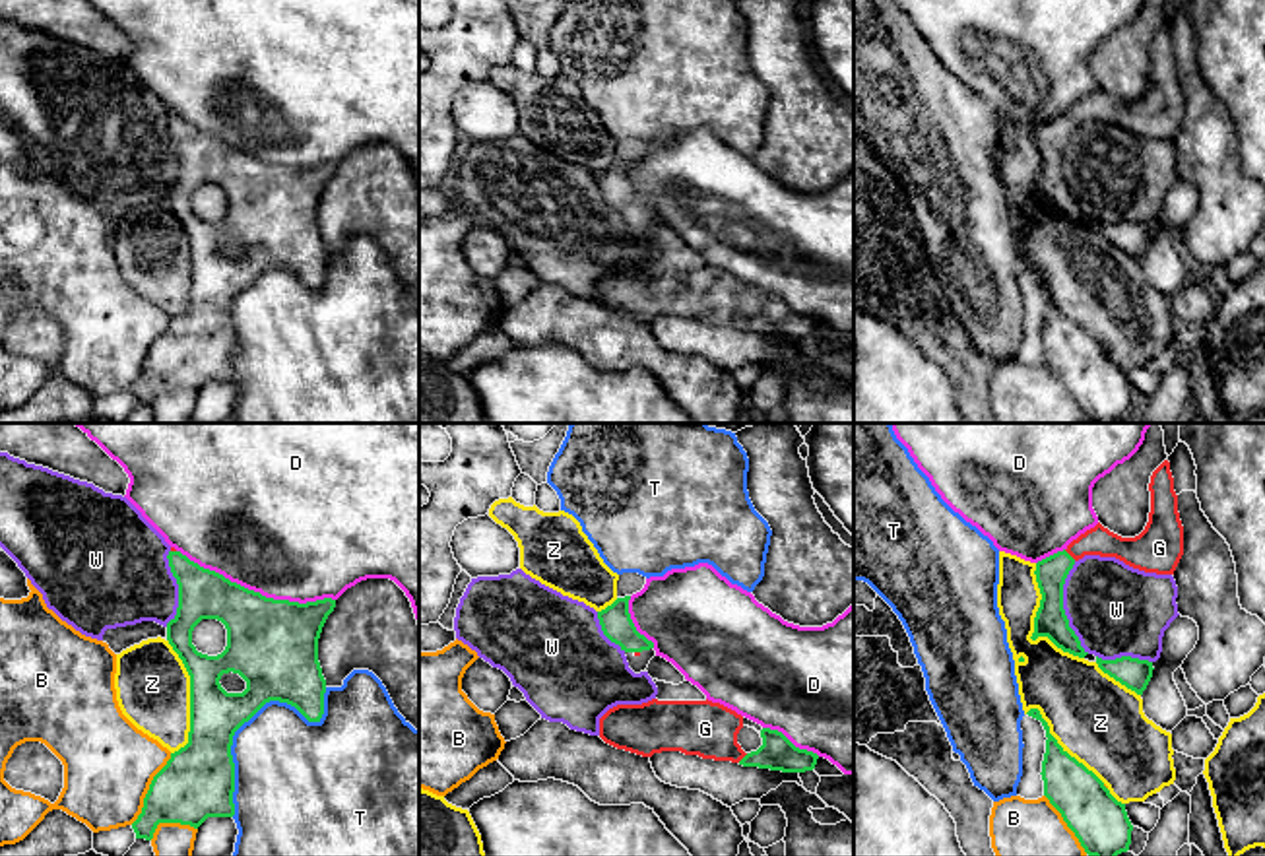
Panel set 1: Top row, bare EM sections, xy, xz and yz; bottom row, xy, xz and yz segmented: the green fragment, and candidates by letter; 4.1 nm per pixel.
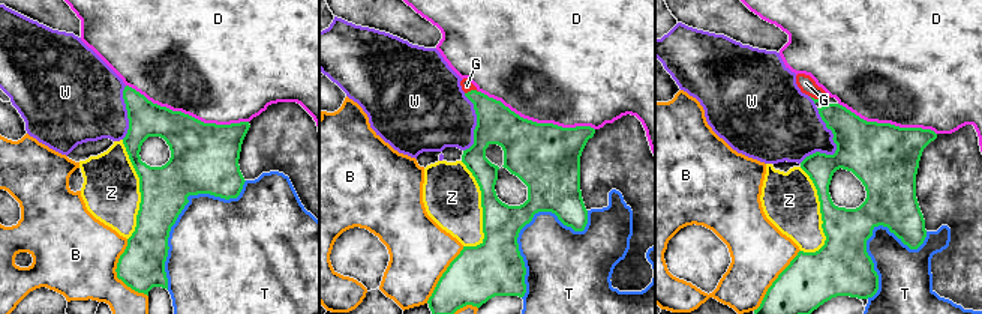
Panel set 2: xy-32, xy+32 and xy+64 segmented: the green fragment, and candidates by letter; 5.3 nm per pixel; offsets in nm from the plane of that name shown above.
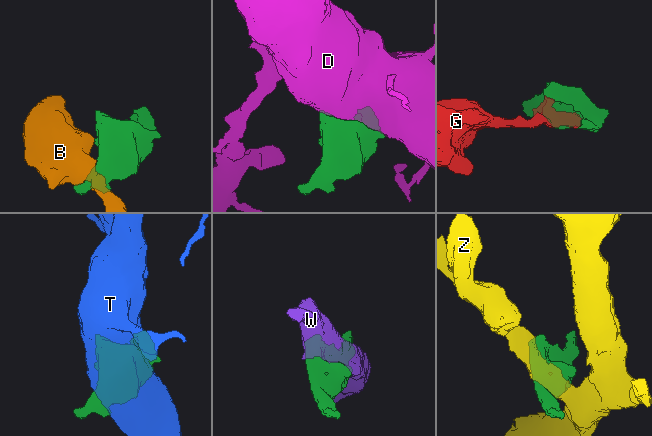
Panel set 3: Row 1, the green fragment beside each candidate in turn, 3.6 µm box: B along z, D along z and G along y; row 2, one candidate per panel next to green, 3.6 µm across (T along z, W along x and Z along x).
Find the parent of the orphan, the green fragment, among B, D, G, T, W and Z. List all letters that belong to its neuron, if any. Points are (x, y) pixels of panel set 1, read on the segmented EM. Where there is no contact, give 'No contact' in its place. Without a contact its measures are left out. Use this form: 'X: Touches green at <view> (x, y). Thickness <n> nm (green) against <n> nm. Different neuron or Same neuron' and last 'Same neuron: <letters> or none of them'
B: Touches green at xy (150, 789). Thickness 300 nm (green) against 380 nm. Different neuron
D: Touches green at xy (257, 592). Thickness 380 nm (green) against 500 nm. Different neuron
G: Touches green at yz (1068, 554). Thickness 130 nm (green) against 120 nm. Same neuron
T: Touches green at xy (251, 717). Thickness 300 nm (green) against 420 nm. Different neuron
W: Touches green at yz (1062, 608). Thickness 130 nm (green) against 380 nm. Different neuron
Z: Touches green at yz (1035, 627). Thickness 130 nm (green) against 260 nm. Different neuron
Same neuron: G

